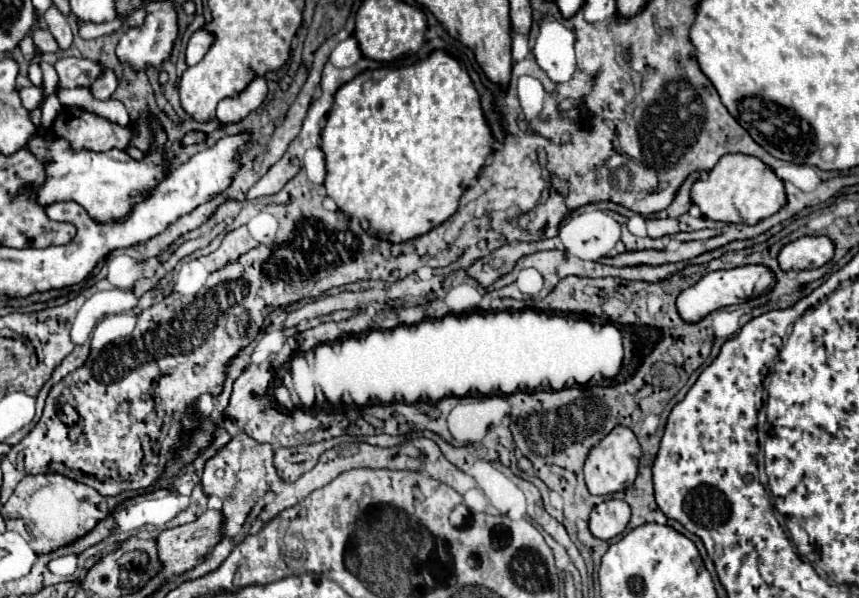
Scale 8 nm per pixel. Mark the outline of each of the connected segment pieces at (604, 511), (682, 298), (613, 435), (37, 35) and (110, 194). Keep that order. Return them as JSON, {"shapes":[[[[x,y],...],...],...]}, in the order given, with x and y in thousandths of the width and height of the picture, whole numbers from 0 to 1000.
{"shapes":[[[[708,834],[689,851],[687,888],[696,901],[712,901],[729,885],[731,871],[733,871],[731,841],[722,834]]],[[[866,443],[866,446],[857,446],[850,453],[829,453],[824,460],[820,460],[810,477],[796,483],[789,500],[787,500],[787,517],[789,527],[796,540],[813,540],[817,537],[822,527],[827,527],[834,517],[841,517],[845,510],[854,510],[854,507],[866,507],[871,500],[875,500],[880,493],[880,473],[885,467],[887,457],[892,457],[894,450],[889,443]]],[[[717,711],[694,747],[687,751],[682,774],[680,774],[680,804],[689,828],[710,828],[733,814],[743,791],[743,768],[745,768],[745,741],[736,717],[726,711]]],[[[47,48],[47,52],[40,52],[37,65],[40,65],[40,75],[42,75],[49,89],[54,89],[54,85],[68,85],[65,65],[61,62],[58,52],[49,52],[49,48]]],[[[177,206],[179,212],[179,236],[182,249],[168,263],[165,269],[156,269],[147,253],[123,253],[123,256],[107,256],[107,253],[84,253],[79,236],[75,232],[56,232],[51,226],[35,229],[28,242],[30,253],[35,253],[54,286],[54,303],[49,309],[40,309],[37,319],[42,326],[42,339],[49,346],[56,346],[68,336],[88,336],[93,339],[102,360],[112,370],[142,370],[149,356],[154,339],[163,336],[170,319],[175,319],[182,303],[191,299],[191,239],[193,222],[186,216],[184,206]]]]}

